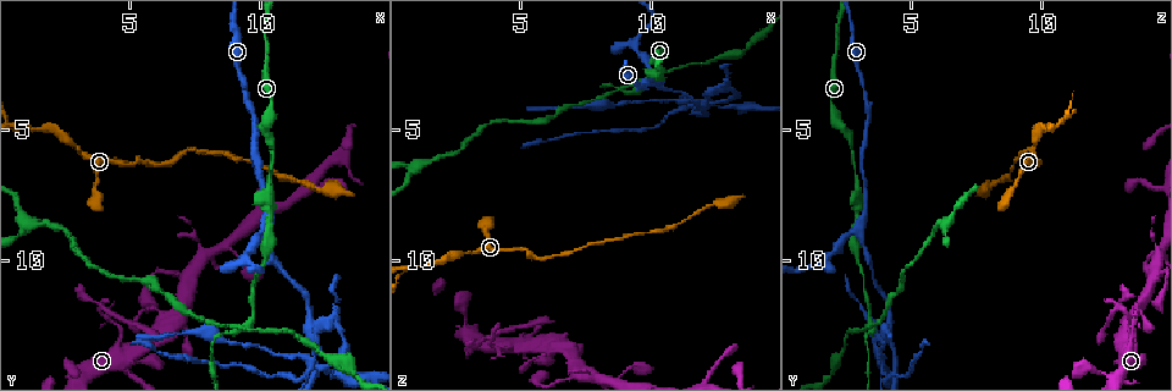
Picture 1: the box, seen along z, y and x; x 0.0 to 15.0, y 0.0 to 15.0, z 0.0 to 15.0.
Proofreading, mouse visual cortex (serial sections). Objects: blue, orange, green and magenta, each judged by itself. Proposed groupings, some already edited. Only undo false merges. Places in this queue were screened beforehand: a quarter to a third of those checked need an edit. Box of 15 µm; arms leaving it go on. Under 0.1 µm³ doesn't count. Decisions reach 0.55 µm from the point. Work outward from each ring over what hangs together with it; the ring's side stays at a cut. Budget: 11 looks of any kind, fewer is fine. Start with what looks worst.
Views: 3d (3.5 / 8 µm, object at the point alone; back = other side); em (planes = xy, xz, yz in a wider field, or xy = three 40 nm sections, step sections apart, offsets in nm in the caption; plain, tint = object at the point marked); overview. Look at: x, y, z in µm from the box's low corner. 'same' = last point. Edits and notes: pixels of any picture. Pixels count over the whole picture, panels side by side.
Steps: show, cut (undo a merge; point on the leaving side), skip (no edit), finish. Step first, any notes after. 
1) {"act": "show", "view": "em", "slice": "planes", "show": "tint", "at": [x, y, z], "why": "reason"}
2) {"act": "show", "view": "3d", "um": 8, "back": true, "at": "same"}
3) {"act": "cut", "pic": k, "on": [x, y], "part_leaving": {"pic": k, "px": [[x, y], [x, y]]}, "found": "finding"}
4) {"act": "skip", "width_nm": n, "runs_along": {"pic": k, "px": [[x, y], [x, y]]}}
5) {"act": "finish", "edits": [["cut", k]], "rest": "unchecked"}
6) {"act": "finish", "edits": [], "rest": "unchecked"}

{"act": "show", "view": "3d", "um": 3.5, "at": [9.6, 12.4, 3.5], "why": "abrupt turn"}

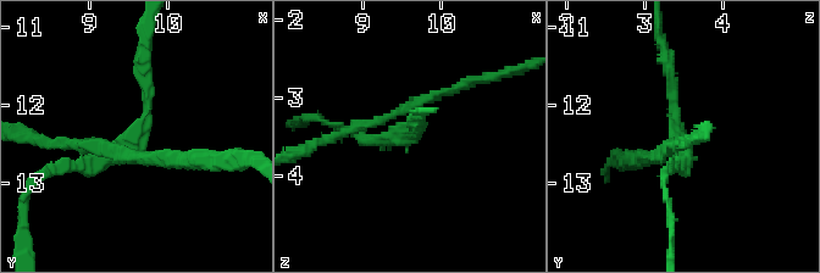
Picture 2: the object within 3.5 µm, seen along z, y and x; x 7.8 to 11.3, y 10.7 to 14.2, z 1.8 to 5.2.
{"act": "show", "view": "em", "slice": "xy", "step": 3, "show": "tint", "at": [9.55, 12.45, 3.45], "why": "need the tissue"}

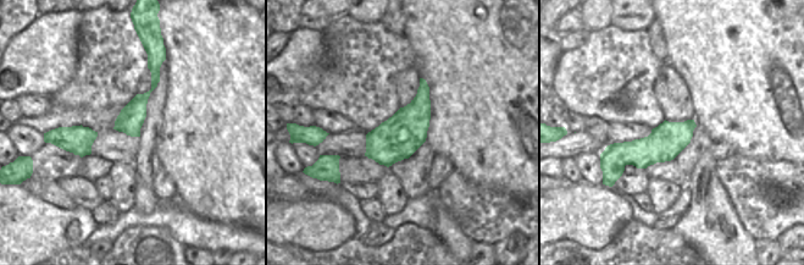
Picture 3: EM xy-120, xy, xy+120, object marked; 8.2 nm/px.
{"act": "skip", "arms": 3, "runs_along": {"pic": 2, "px": [[415, 121], [419, 129], [393, 139], [337, 137]]}, "found": "all the same cell"}

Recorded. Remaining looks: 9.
{"act": "show", "view": "3d", "um": 3.5, "at": [4.7, 12.7, 13.4], "why": "abrupt turn"}

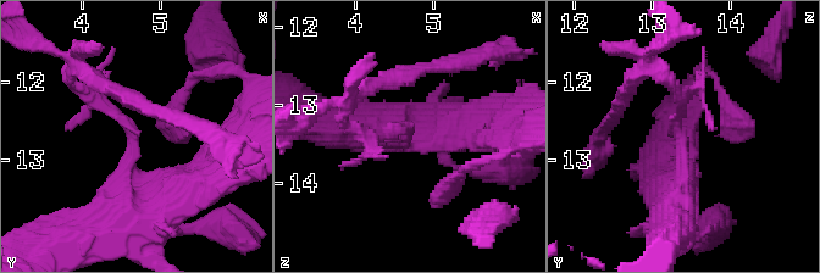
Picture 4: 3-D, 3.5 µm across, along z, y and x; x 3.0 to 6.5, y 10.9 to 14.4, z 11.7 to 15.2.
{"act": "show", "view": "em", "slice": "planes", "show": "tint", "at": [4.70, 12.65, 13.35], "arm_widths_nm": [200, 350]}

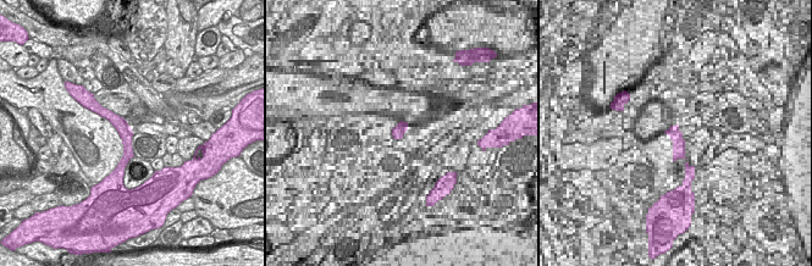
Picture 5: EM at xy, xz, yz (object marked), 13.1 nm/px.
{"act": "cut", "pic": 4, "on": [125, 120], "part_leaving": {"pic": 4, "px": [[131, 159], [131, 128], [67, 76]]}, "found": "a second cell is stuck on"}

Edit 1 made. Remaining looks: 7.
{"act": "show", "view": "overview"}

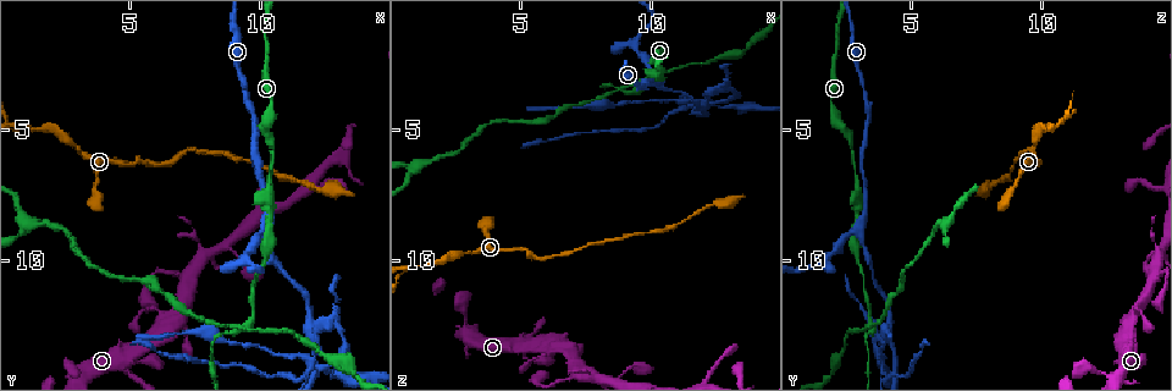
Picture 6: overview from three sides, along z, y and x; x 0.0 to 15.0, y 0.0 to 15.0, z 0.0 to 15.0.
{"act": "show", "view": "3d", "um": 8, "at": [10.3, 8.7, 3.1], "why": "branch point"}

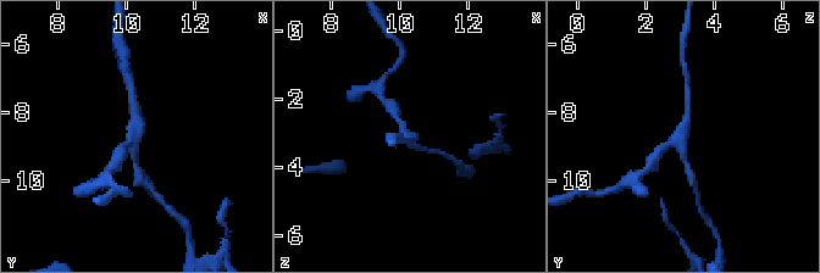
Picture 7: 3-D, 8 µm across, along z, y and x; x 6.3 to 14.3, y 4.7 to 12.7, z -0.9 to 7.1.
{"act": "show", "view": "em", "slice": "xy", "step": 5, "show": "tint", "at": [10.2, 8.7, 3.0], "arms": 3, "arm_widths_nm": [200, 200, 250], "why": "now the EM"}

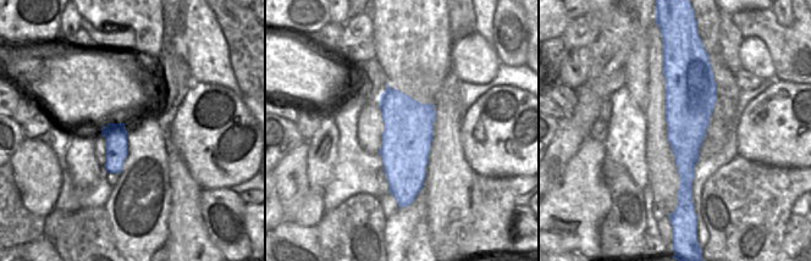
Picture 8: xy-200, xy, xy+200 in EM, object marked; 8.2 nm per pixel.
{"act": "skip", "runs_along": {"pic": 7, "px": [[133, 104], [133, 152], [138, 172]]}, "found": "one cell here"}

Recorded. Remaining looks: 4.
{"act": "show", "view": "3d", "um": 3.5, "at": [12.1, 13.0, 3.9], "why": "abrupt turn"}

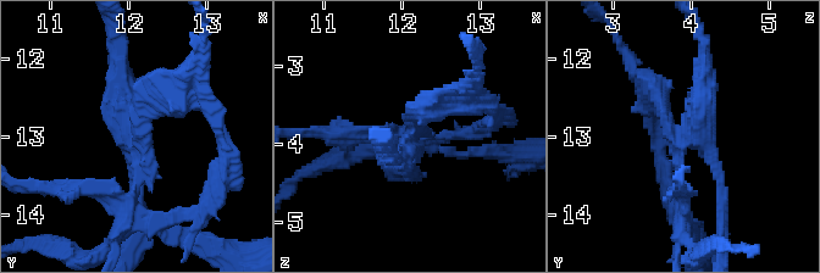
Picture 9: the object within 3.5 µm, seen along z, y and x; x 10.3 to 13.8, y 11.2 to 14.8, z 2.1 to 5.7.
{"act": "show", "view": "em", "slice": "xy", "step": 1, "show": "tint", "at": [12.10, 13.10, 3.90], "why": "need the tissue"}

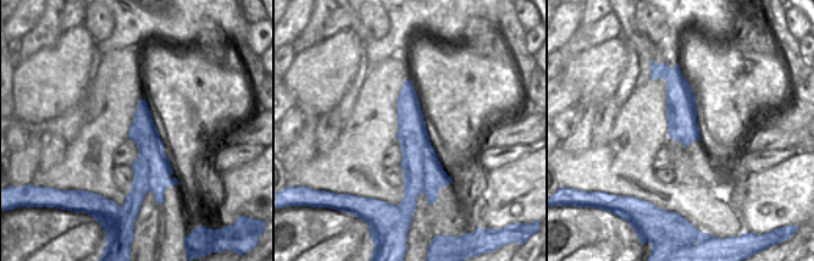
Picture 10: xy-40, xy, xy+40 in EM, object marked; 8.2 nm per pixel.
{"act": "cut", "pic": 9, "on": [666, 87], "arm_widths_nm": [150, 200, 200, 300], "part_leaving": {"pic": 9, "px": [[683, 146], [680, 195], [692, 224]]}, "found": "a second cell is stuck on"}

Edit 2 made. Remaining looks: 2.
{"act": "finish", "edits": [["cut", 4], ["cut", 9]], "rest": "unchecked"}

